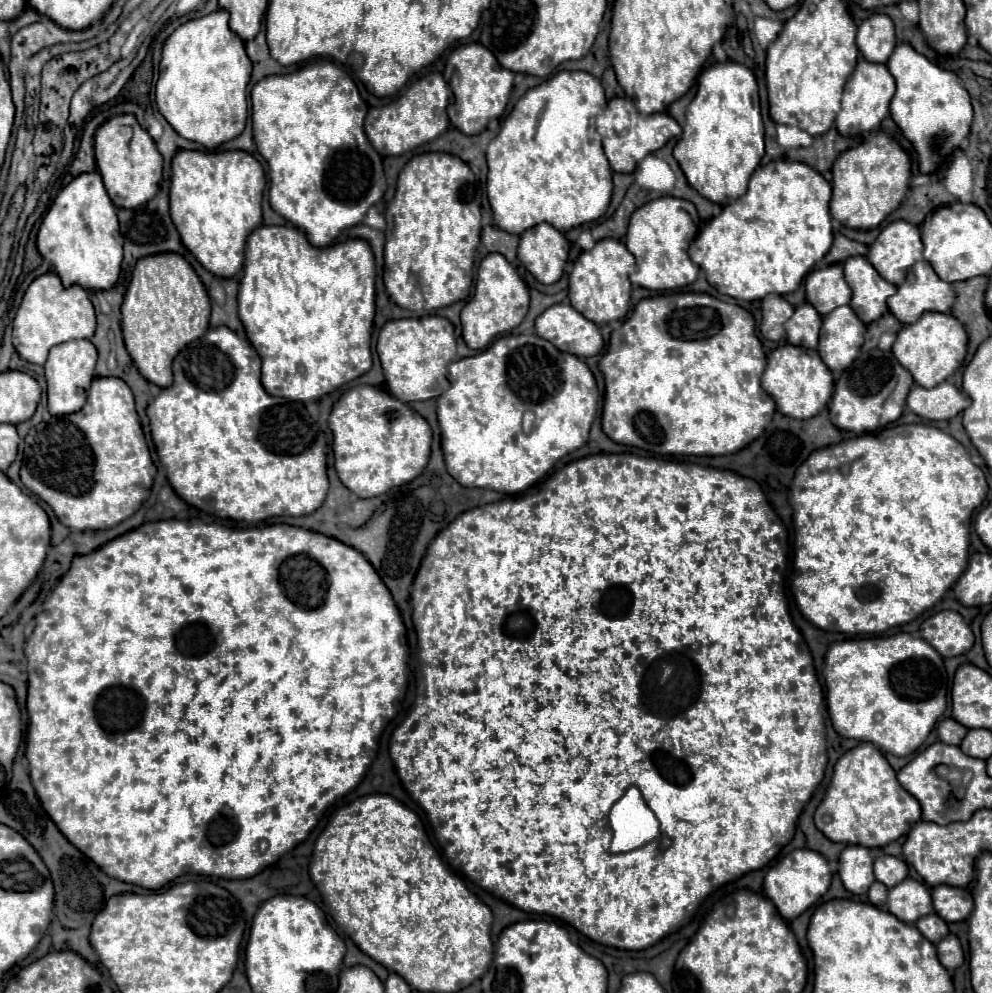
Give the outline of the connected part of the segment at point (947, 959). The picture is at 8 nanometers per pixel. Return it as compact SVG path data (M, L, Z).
M948 934L940 944L936 944L938 950L938 958L942 962L942 966L946 966L946 970L956 970L962 962L964 962L964 952L960 946L960 940L954 934Z

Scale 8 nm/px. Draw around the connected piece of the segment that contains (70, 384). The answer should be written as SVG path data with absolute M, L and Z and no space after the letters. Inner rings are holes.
M68 340L50 350L50 356L44 368L46 368L46 382L48 382L48 412L52 416L74 414L82 410L88 396L90 382L94 378L96 358L98 358L98 352L90 340Z

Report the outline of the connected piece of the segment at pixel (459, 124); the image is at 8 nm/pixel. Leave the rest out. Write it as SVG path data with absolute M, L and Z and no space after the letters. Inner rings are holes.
M466 44L452 50L444 68L444 78L454 92L454 104L448 108L450 122L466 136L480 134L492 118L504 114L514 84L514 72L502 68L494 54L482 44Z

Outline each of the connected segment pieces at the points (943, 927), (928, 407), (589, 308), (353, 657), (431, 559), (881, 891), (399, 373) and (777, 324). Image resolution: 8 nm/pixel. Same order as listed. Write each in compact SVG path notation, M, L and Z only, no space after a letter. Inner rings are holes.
M928 914L926 918L920 918L916 922L916 928L922 932L922 936L930 942L940 942L948 934L948 924L938 914Z
M942 382L928 390L922 386L912 386L908 394L908 408L926 420L948 420L968 406L970 398L948 382Z
M612 238L600 240L592 250L582 252L573 264L568 282L570 304L594 324L622 320L630 308L632 284L628 276L634 270L634 256L628 252L624 242Z
M201 519L158 520L158 522L142 524L140 528L130 530L126 534L110 540L108 544L104 544L102 548L98 548L86 556L76 556L72 562L72 568L64 574L64 578L60 580L56 590L52 590L52 594L46 598L42 612L36 616L36 626L34 626L32 636L26 640L24 654L28 660L26 674L28 674L28 716L30 716L26 758L28 758L28 768L30 768L30 780L32 780L36 794L38 794L38 800L42 802L42 808L54 820L58 830L82 854L86 854L100 870L106 870L106 874L110 874L112 878L118 878L122 882L130 882L130 884L136 884L136 886L142 886L148 890L160 890L162 886L166 886L168 882L176 880L182 874L218 876L218 878L226 878L226 880L250 878L250 876L256 876L258 872L262 872L264 868L268 868L270 864L274 864L288 850L296 848L302 840L306 840L310 830L318 824L322 812L330 806L330 798L334 804L334 800L348 794L352 788L356 788L360 784L372 758L376 756L378 738L380 738L386 722L392 720L396 714L394 700L403 699L406 695L406 692L403 691L406 691L408 687L406 630L404 630L400 612L392 600L390 590L378 578L372 564L352 546L346 546L346 544L342 544L334 538L328 538L324 534L310 532L304 528L294 528L288 524L261 525L257 528L236 530L236 528L228 528L222 524L206 523ZM282 558L286 558L286 594L278 594L278 590L282 590L282 578L278 578L278 570L282 570ZM194 622L202 622L208 628L184 628Z
M594 454L594 456L582 458L582 460L570 462L568 466L559 468L551 474L544 484L536 492L532 492L530 496L524 494L524 496L504 498L500 502L478 506L474 510L462 512L446 530L442 530L434 538L434 542L430 544L430 548L420 564L420 570L414 578L414 584L412 584L412 596L410 596L412 620L414 620L414 628L418 634L418 660L421 669L419 669L419 673L416 673L416 699L413 708L406 717L406 721L398 727L392 736L390 756L392 756L392 762L398 770L398 776L404 784L404 788L428 814L428 820L434 828L436 840L448 842L444 848L444 854L452 860L452 864L458 868L458 872L466 874L480 888L492 892L496 898L508 902L510 906L520 908L524 912L538 912L538 914L550 914L554 918L560 918L560 920L568 922L570 926L574 926L580 934L588 936L590 940L594 940L598 944L620 948L620 950L644 950L648 946L654 946L664 936L682 928L688 922L688 910L692 906L698 908L698 904L710 892L714 892L716 888L720 888L732 880L742 878L744 874L748 874L752 870L764 868L792 840L798 816L800 816L804 804L810 800L816 786L822 782L824 770L828 764L826 736L824 736L824 716L826 714L824 689L821 684L818 684L816 670L812 668L814 664L812 664L810 650L808 650L802 634L798 632L798 628L792 624L788 610L786 610L784 594L782 594L782 578L786 572L786 550L788 550L786 526L774 514L772 506L768 504L766 496L762 494L762 488L752 478L742 478L742 476L728 472L728 470L702 468L698 464L662 460L662 458L655 457L642 458L642 456L634 456L634 454ZM526 754L530 754L530 782L526 782ZM646 802L654 802L654 812L648 808Z
M874 882L874 884L870 886L870 892L868 892L870 904L884 910L884 908L886 908L886 894L888 894L888 888L886 888L882 882Z
M442 316L390 320L380 330L376 352L384 370L386 386L400 402L438 398L450 386L446 380L446 368L456 358L454 326Z
M768 294L762 300L762 324L760 324L762 336L774 342L784 340L784 322L792 314L794 314L794 306L790 306L778 294Z

